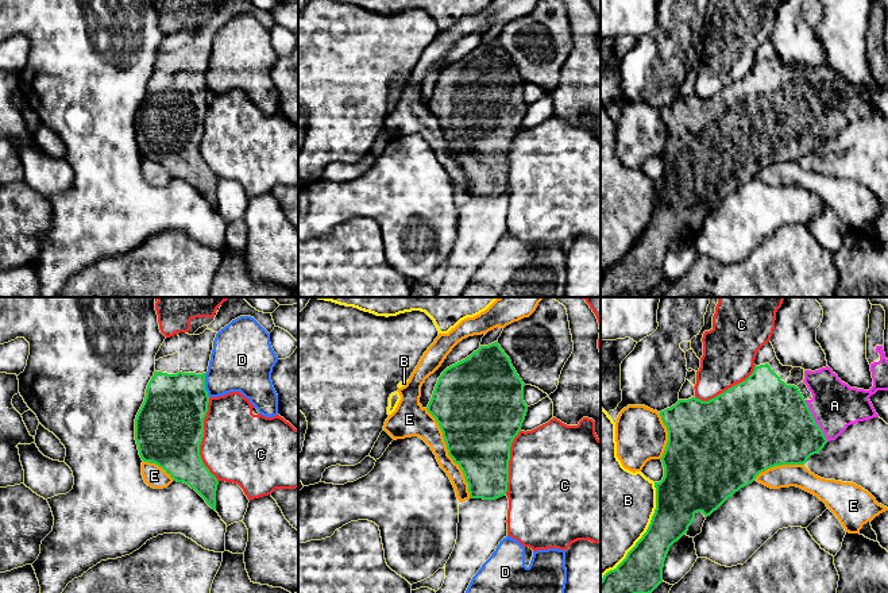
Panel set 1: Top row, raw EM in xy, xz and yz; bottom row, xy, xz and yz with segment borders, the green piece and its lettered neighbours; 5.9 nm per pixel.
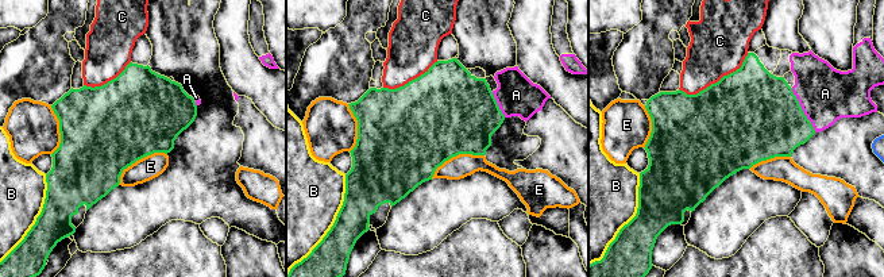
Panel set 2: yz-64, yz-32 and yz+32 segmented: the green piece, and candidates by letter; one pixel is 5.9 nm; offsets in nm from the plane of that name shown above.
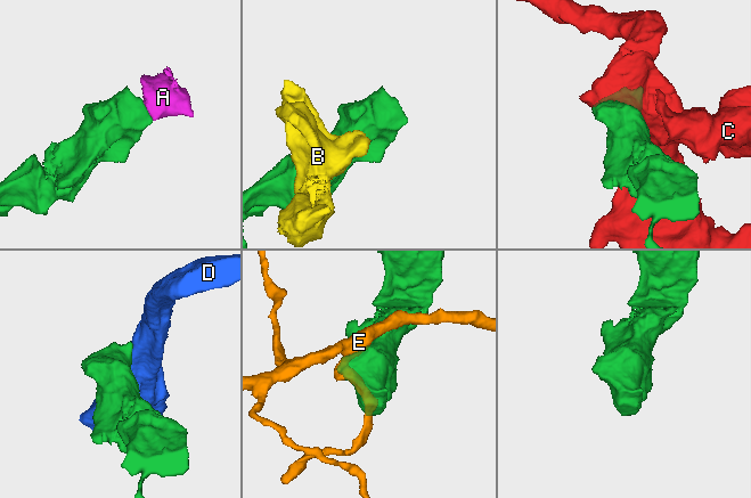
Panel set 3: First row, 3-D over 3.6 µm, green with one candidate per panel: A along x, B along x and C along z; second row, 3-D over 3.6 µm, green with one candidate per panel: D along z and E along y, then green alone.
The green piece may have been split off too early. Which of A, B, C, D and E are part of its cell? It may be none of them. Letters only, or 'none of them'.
A

